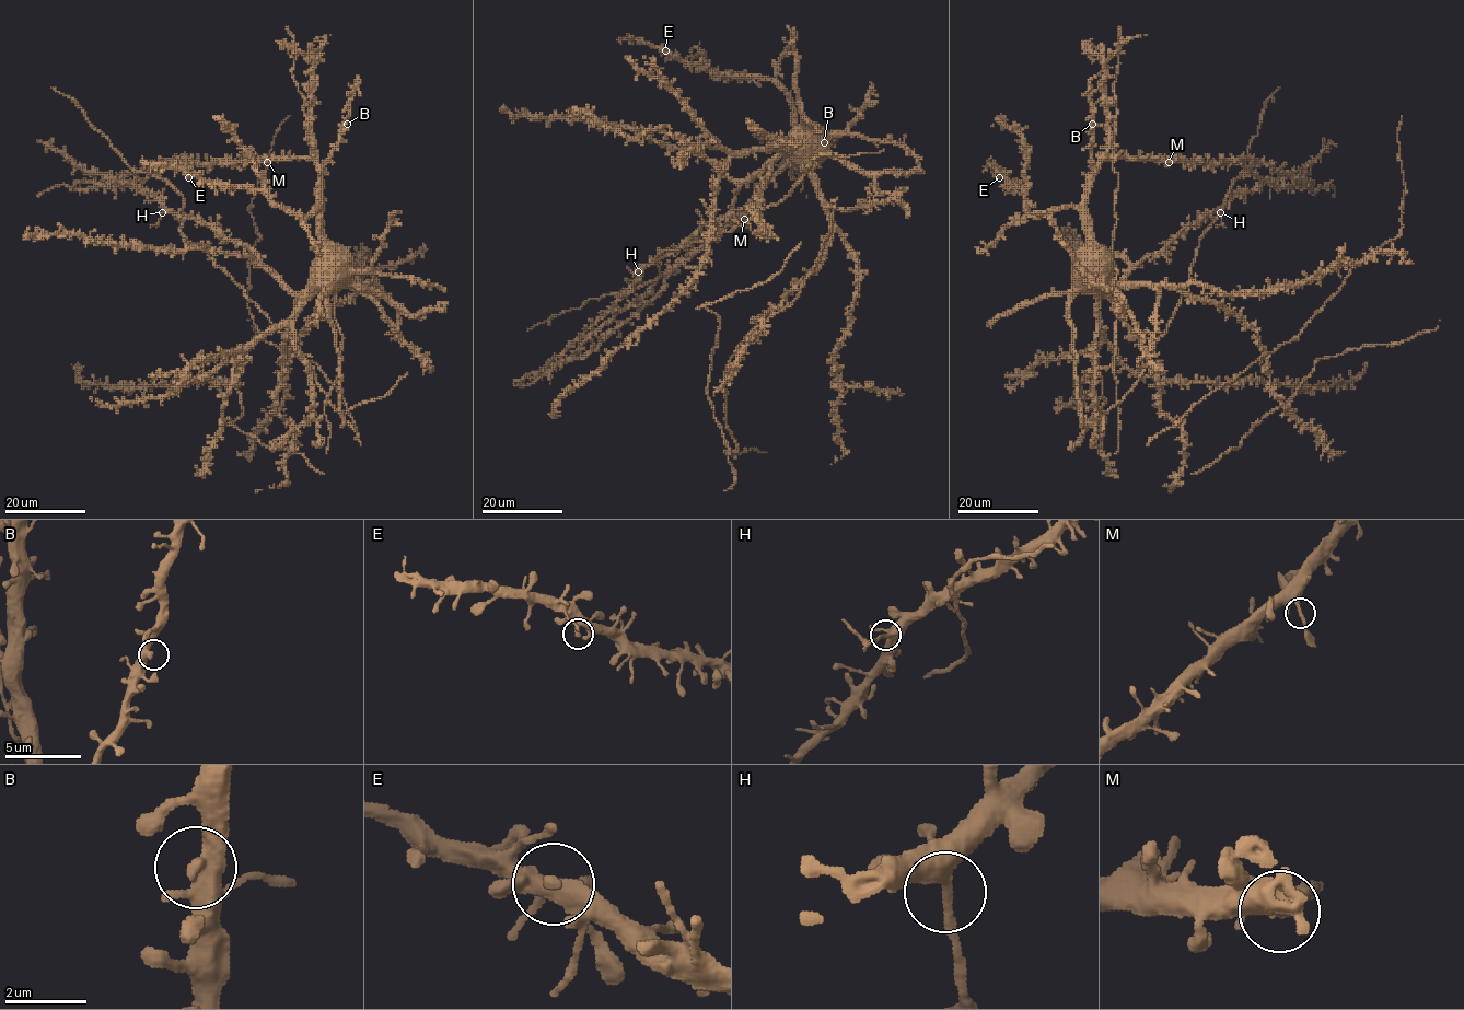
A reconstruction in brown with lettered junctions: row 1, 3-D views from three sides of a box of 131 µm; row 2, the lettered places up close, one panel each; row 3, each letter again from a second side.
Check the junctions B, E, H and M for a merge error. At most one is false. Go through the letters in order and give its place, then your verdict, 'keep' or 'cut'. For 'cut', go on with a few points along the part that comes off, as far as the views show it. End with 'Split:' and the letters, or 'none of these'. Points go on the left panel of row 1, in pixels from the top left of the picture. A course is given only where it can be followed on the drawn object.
B: at (347, 124); keep
E: at (188, 177); keep
H: at (162, 212); cut; foreign part runs (162, 212), (157, 222), (150, 227)
M: at (267, 162); keep
Split: H

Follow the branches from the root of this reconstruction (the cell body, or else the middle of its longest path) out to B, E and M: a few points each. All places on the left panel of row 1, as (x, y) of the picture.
B: (325, 258), (321, 256), (323, 164), (347, 124)
E: (325, 258), (321, 256), (322, 213), (315, 207), (306, 215), (298, 215), (275, 206), (260, 192), (188, 177)
M: (325, 258), (321, 256), (323, 218), (318, 165), (313, 159), (271, 159), (267, 162)

